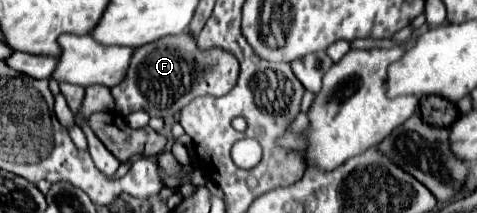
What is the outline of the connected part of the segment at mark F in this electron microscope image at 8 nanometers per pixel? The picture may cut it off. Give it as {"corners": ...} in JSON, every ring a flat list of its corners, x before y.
{"corners":[[189,30,169,38,159,38,159,42,149,42,133,50,127,76,121,84,111,88,115,98,115,110,123,116,145,110,149,116,169,118,179,114,193,98,199,96,223,96,227,94,239,76,239,62,227,50,199,50,195,38]]}

